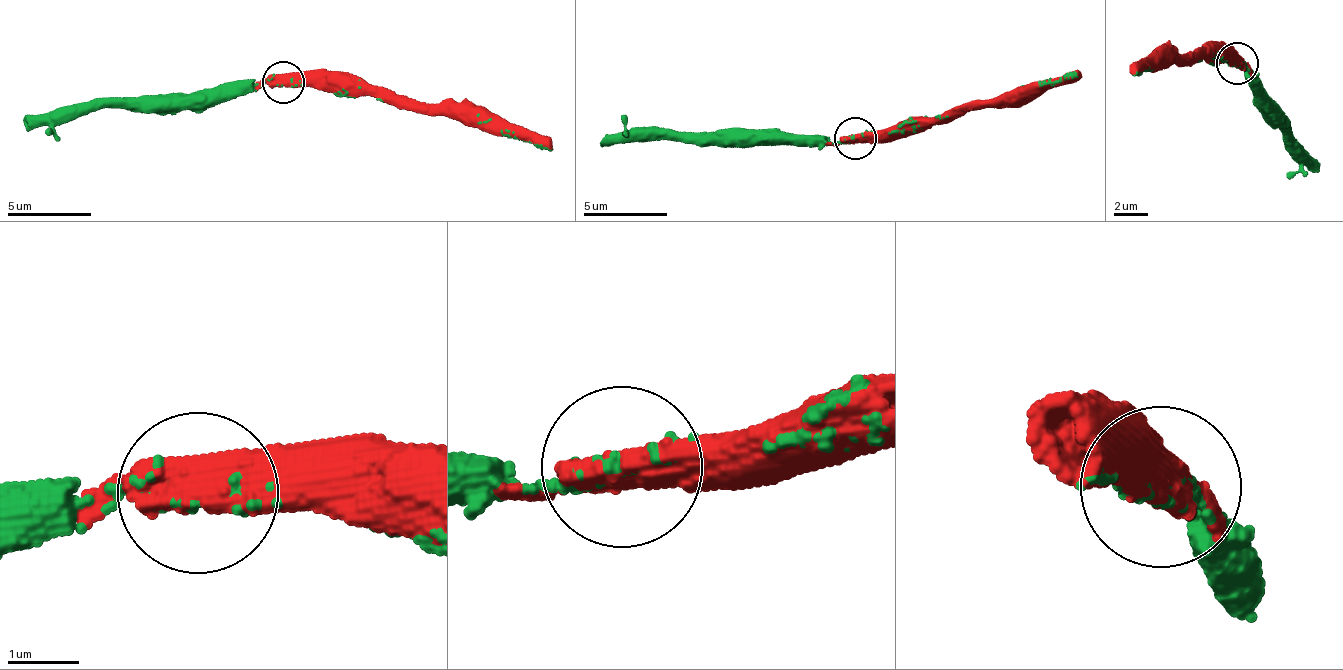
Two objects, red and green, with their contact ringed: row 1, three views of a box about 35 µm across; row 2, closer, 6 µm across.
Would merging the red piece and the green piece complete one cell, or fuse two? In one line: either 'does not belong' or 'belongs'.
belongs

